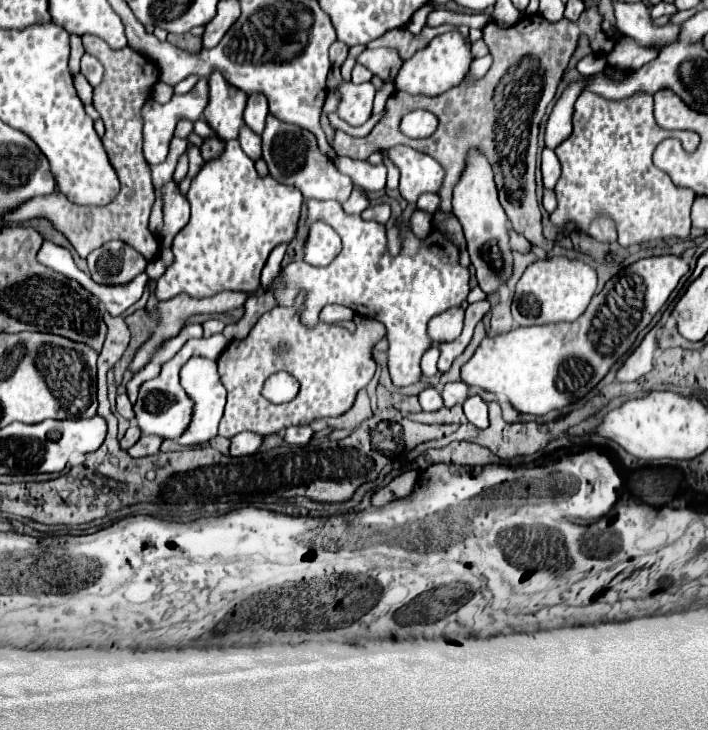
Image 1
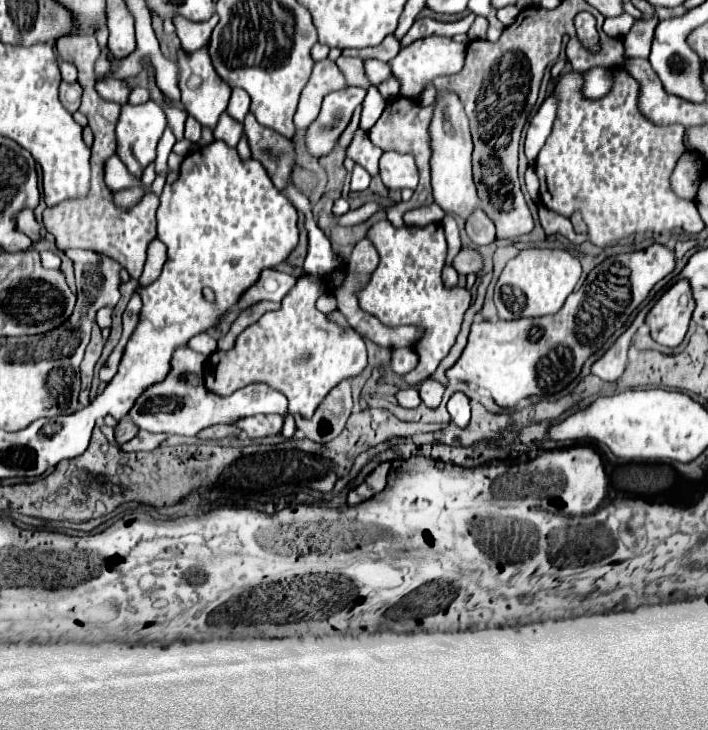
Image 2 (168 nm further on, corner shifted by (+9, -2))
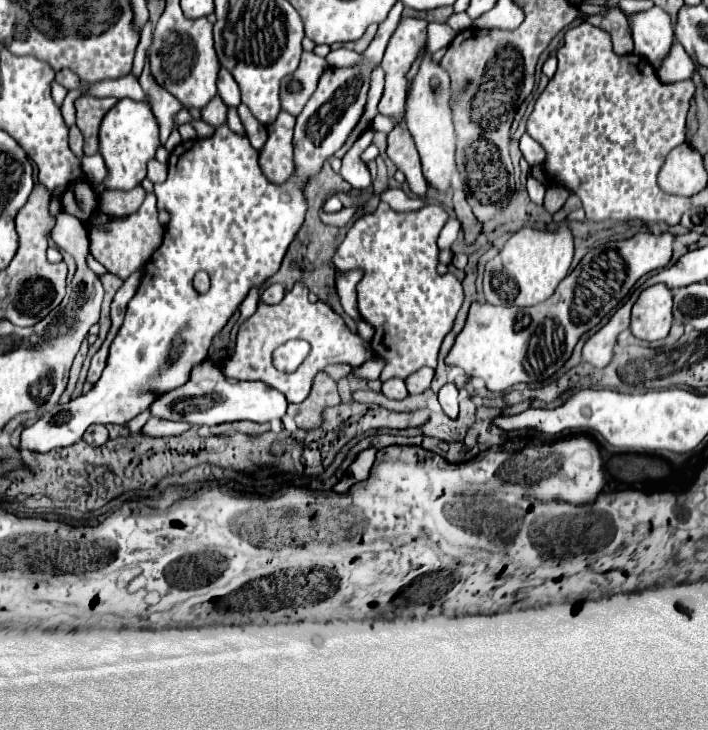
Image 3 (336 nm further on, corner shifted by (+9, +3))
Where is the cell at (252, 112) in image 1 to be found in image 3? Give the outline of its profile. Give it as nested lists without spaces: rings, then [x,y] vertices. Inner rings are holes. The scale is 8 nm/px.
[[[225,68],[219,72],[217,90],[219,90],[219,96],[223,98],[223,102],[225,102],[227,106],[237,108],[237,106],[241,104],[241,92],[239,92],[239,86],[237,86],[235,78],[233,78]]]

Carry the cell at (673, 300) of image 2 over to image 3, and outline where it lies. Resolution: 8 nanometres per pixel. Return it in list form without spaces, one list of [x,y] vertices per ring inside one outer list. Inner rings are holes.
[[[655,284],[641,292],[631,312],[631,332],[639,340],[663,340],[673,326],[673,290]]]

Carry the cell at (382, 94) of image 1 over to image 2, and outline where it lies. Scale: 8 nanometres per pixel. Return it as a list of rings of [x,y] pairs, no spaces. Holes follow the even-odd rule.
[[[357,129],[353,143],[347,149],[347,157],[351,157],[355,163],[359,163],[363,169],[367,169],[371,175],[377,175],[381,155],[383,155],[383,151],[369,141],[367,133],[363,129]]]

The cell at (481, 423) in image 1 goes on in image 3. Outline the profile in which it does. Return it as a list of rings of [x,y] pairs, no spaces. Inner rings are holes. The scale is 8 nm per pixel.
[[[445,384],[439,390],[439,402],[441,402],[445,414],[449,418],[453,418],[453,420],[459,416],[459,400],[457,400],[457,396],[459,396],[459,390],[457,390],[455,384]]]

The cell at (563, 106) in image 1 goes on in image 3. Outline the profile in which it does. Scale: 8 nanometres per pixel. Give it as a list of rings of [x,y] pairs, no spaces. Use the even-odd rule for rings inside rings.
[[[529,134],[521,136],[521,152],[523,152],[523,158],[527,160],[529,166],[539,166],[545,160],[543,148],[533,138],[529,138]]]

